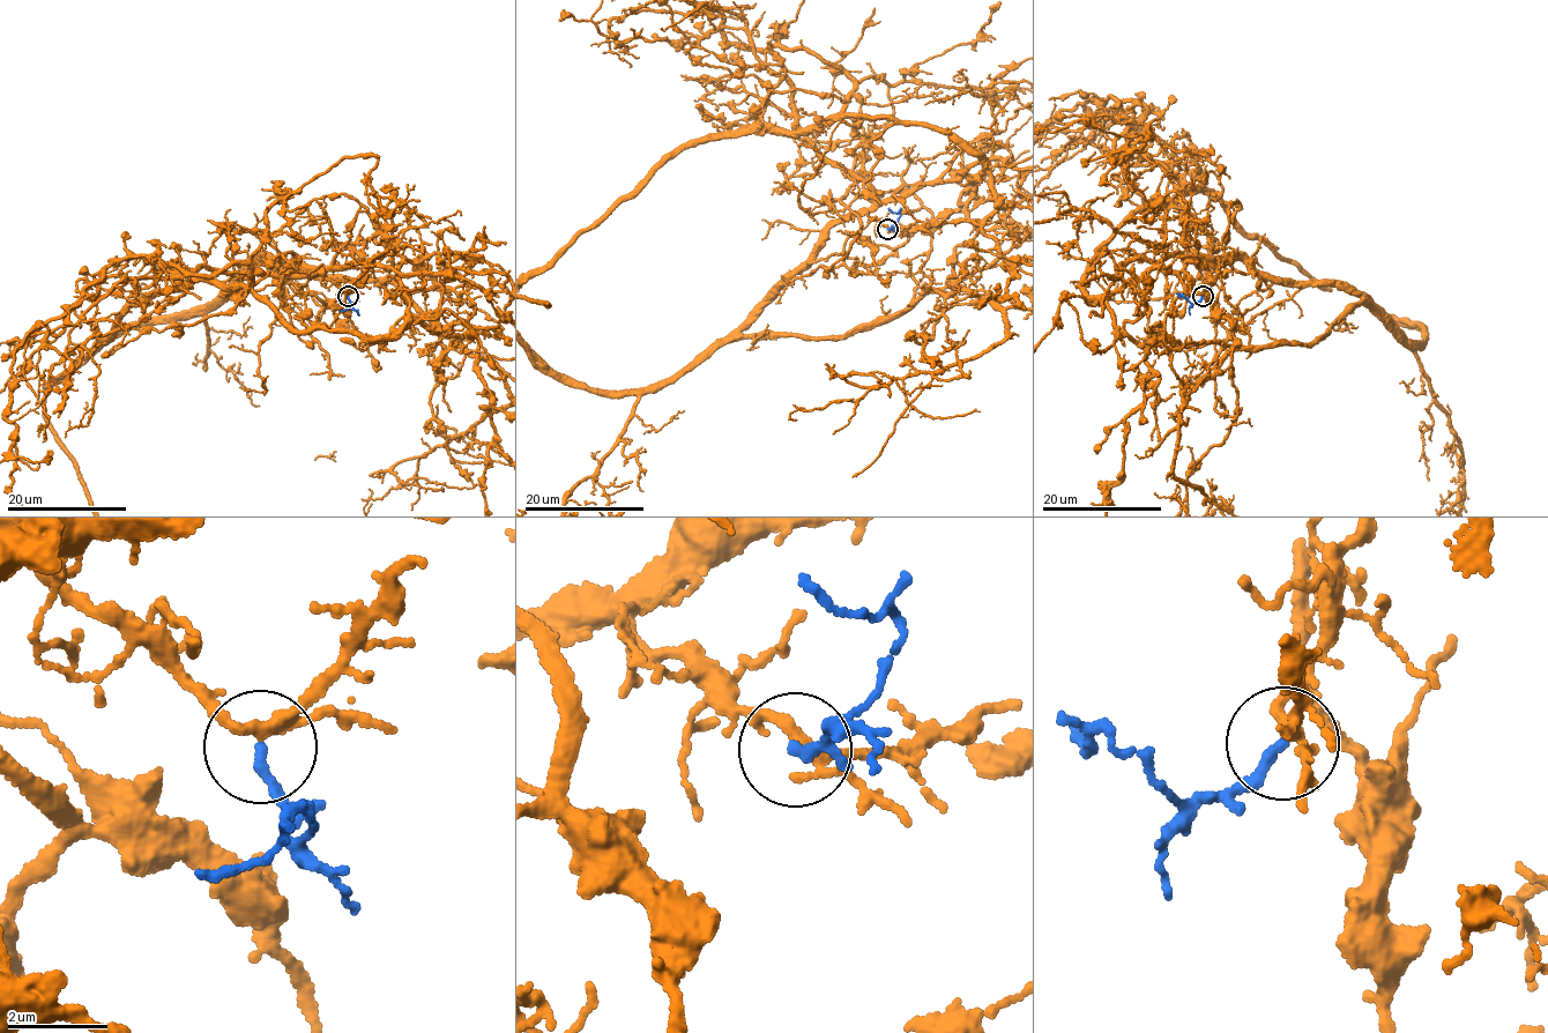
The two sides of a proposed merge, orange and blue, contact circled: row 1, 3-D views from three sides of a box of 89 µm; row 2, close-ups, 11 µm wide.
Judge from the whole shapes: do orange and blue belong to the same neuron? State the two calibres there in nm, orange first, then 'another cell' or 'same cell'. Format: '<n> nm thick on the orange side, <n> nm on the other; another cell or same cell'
190 nm thick on the orange side, 200 nm on the other; same cell

